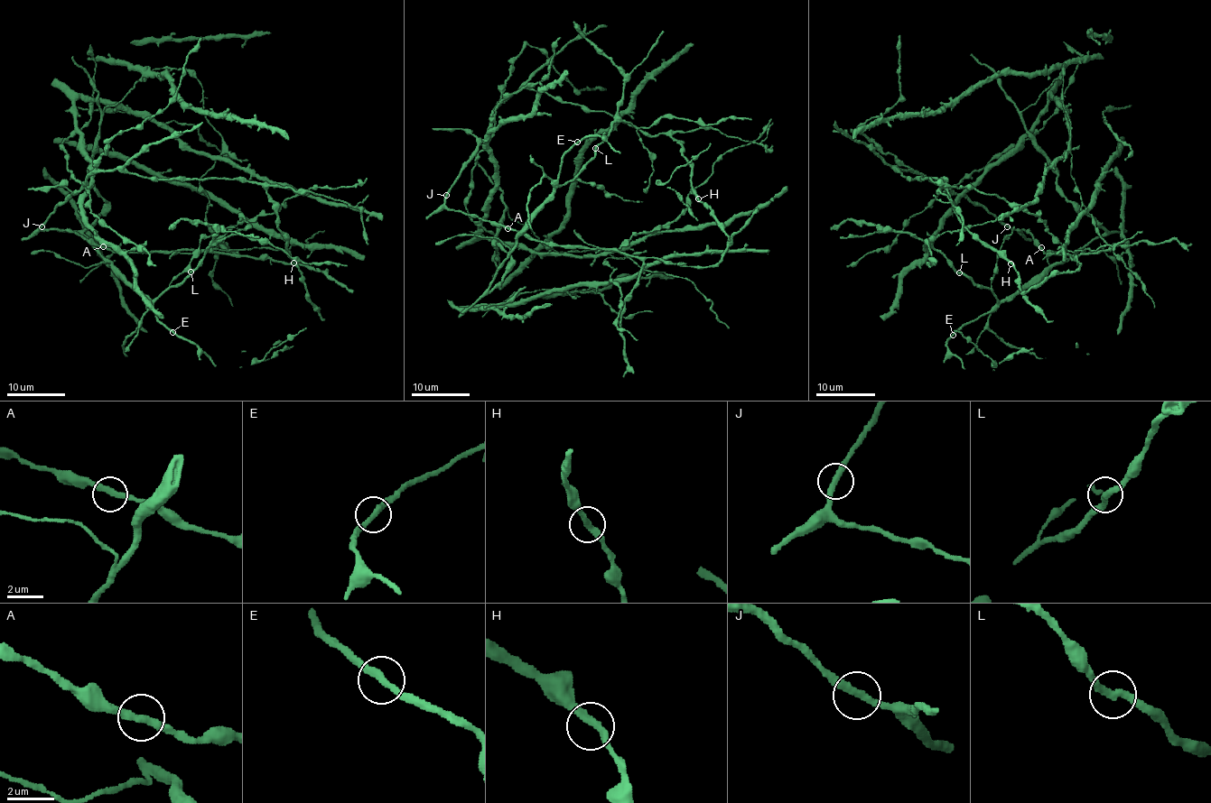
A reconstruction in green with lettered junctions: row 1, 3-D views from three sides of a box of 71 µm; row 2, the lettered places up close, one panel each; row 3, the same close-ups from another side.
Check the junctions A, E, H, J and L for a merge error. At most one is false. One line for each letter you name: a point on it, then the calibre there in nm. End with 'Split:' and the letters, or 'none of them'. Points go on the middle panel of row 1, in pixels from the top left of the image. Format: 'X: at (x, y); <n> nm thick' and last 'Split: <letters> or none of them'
Split: none of them

